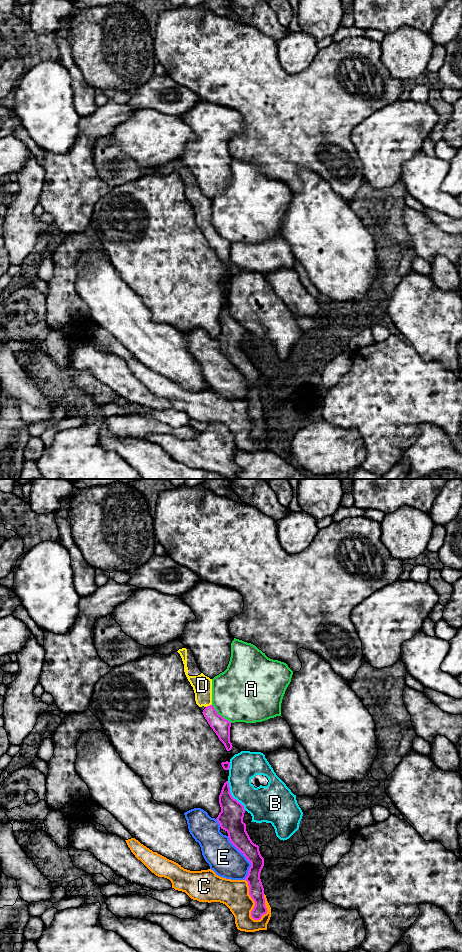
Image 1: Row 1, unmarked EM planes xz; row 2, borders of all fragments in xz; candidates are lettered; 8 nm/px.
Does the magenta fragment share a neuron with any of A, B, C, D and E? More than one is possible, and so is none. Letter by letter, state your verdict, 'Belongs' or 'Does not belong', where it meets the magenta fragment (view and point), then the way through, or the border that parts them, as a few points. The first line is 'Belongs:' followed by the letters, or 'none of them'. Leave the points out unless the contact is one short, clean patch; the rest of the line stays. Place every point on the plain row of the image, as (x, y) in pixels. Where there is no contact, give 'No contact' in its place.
Belongs: D
A: Does not belong. Touches magenta at xz (220, 235). Boundary: xz (211, 225), (219, 234), (231, 242)
B: Does not belong. Touches magenta at xz (231, 316)
C: Does not belong. Touches magenta at xz (254, 421)
D: Belongs. Touches magenta at xz (208, 226). Path across: xz (221, 246), (210, 234), (208, 226), (203, 217), (202, 205)
E: Does not belong. Touches magenta at xz (246, 378)

